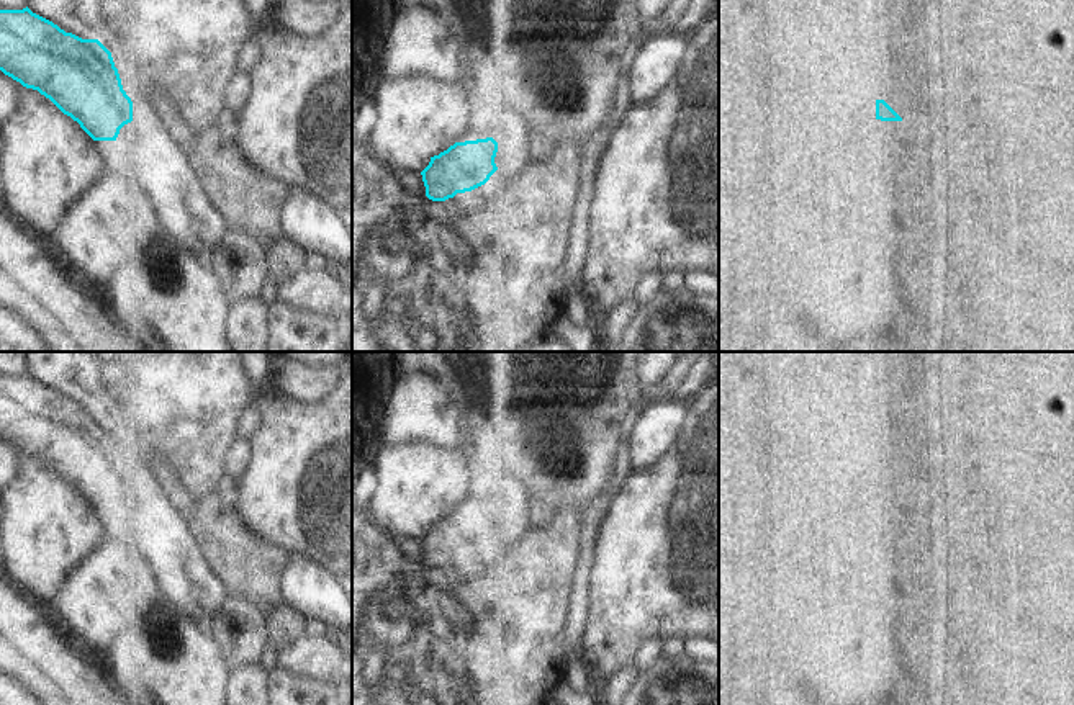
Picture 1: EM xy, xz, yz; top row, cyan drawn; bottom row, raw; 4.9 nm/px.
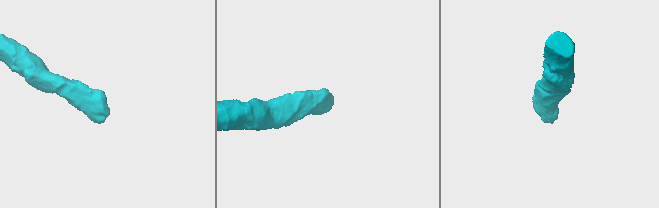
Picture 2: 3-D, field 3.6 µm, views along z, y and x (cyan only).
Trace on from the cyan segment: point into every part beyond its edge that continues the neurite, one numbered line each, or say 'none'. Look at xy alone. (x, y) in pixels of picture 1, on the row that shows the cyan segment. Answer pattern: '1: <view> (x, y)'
1: xy (148, 156)

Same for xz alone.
1: xz (509, 141)

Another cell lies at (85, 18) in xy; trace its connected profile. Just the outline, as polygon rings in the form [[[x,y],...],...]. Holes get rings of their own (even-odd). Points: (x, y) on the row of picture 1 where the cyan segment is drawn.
[[[26,0],[26,7],[82,39],[98,39],[121,0]]]

